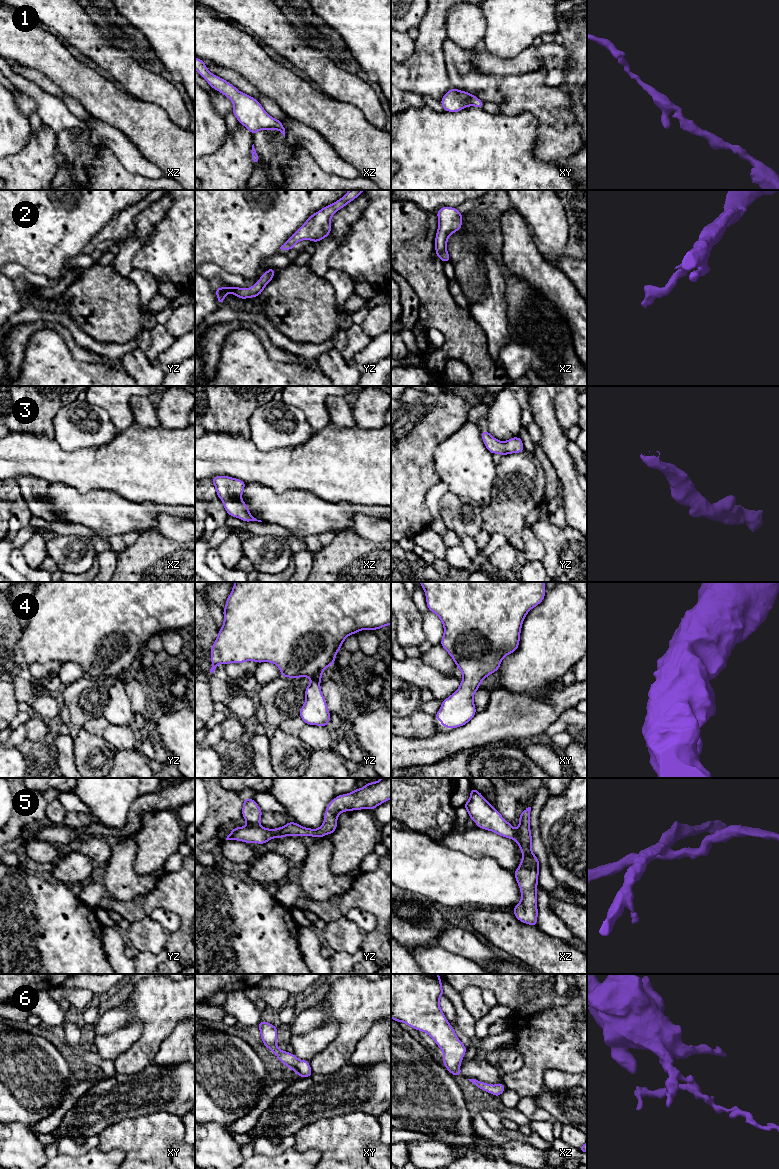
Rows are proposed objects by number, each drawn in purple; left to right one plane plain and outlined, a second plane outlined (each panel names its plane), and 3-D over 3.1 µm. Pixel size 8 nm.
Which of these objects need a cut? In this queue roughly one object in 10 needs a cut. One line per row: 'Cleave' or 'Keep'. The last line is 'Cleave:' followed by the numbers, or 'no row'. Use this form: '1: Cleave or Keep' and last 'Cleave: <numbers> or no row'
1: Keep
2: Keep
3: Keep
4: Keep
5: Cleave
6: Keep
Cleave: 5

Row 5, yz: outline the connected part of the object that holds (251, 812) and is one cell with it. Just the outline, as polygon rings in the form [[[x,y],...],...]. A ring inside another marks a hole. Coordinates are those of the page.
[[[245,798],[242,807],[242,817],[246,820],[247,824],[258,825],[260,823],[262,813],[263,811],[255,800]]]

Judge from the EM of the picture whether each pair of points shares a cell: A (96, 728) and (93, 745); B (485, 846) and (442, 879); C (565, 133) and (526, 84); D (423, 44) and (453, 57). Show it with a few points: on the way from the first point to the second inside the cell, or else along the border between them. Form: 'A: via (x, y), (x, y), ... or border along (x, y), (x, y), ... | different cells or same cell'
A: border along (83, 727), (91, 733), (102, 736) | different cells
B: border along (450, 848), (471, 856), (492, 857), (495, 860) | different cells
C: via (556, 121), (554, 113), (537, 96) | same cell
D: border along (447, 37), (443, 43), (443, 57), (448, 76) | different cells

